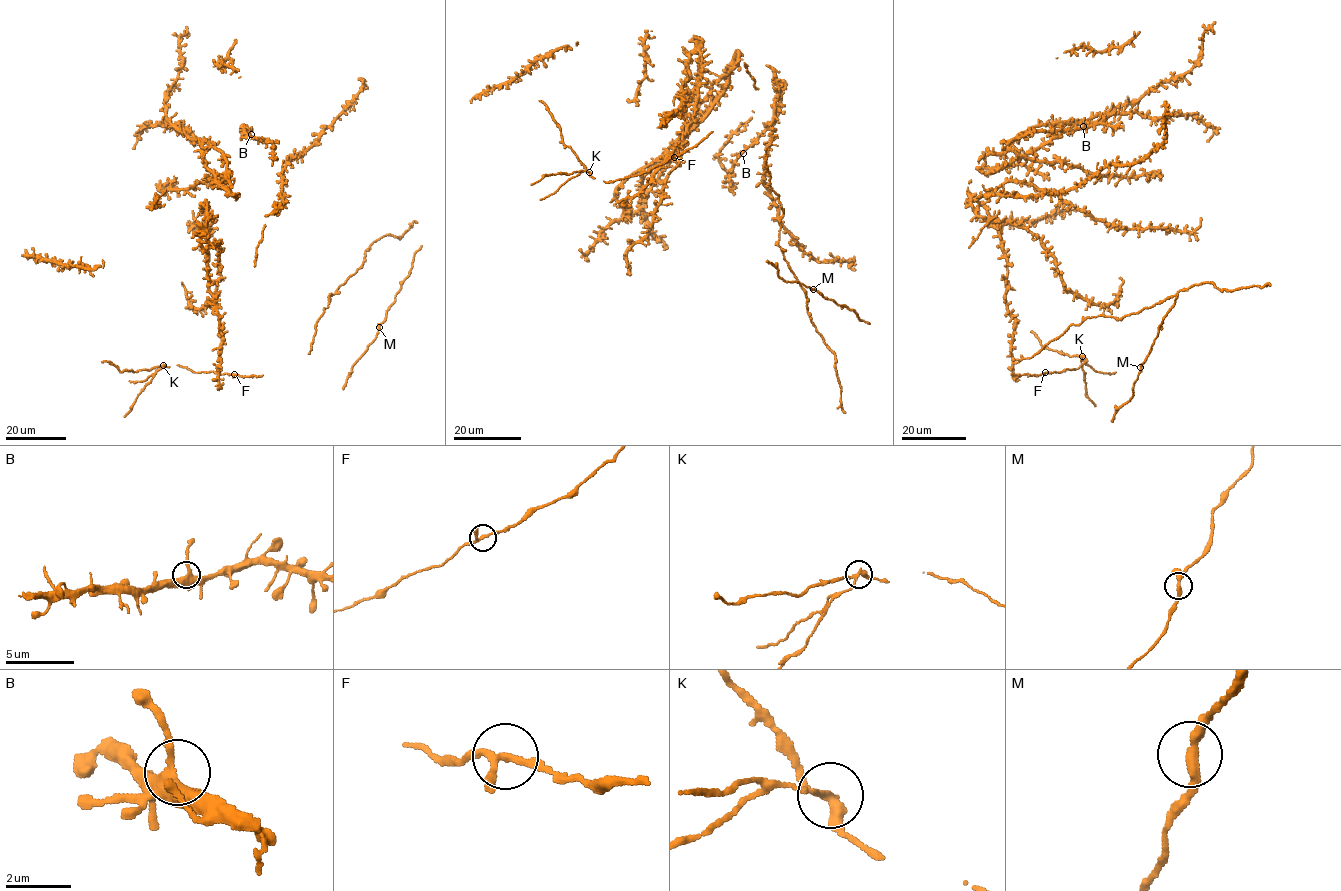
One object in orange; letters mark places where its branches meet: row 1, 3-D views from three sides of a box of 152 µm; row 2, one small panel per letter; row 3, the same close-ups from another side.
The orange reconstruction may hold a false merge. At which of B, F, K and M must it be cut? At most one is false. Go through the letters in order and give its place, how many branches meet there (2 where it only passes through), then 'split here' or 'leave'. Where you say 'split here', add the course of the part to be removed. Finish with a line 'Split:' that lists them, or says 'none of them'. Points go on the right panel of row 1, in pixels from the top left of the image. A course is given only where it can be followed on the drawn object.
B: (1083, 126) | 3 | leave
F: (1045, 372) | 3 | leave
K: (1082, 356) | 3 | split here | (1082, 356), (1086, 396), (1095, 406)
M: (1140, 367) | 3 | leave
Split: K

